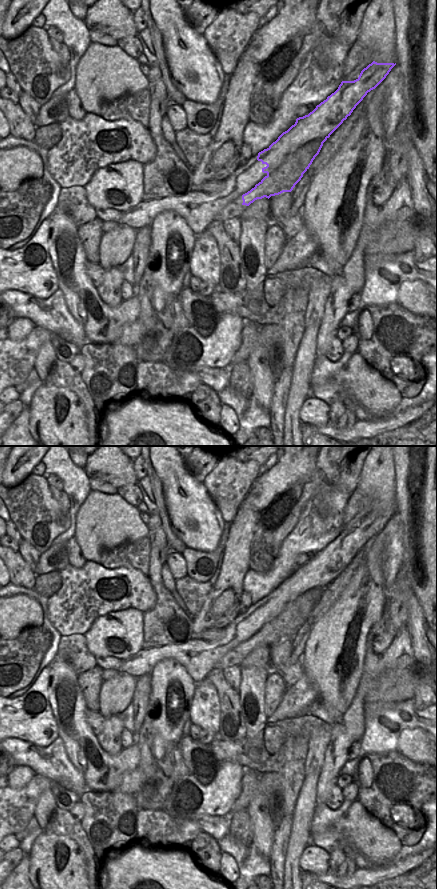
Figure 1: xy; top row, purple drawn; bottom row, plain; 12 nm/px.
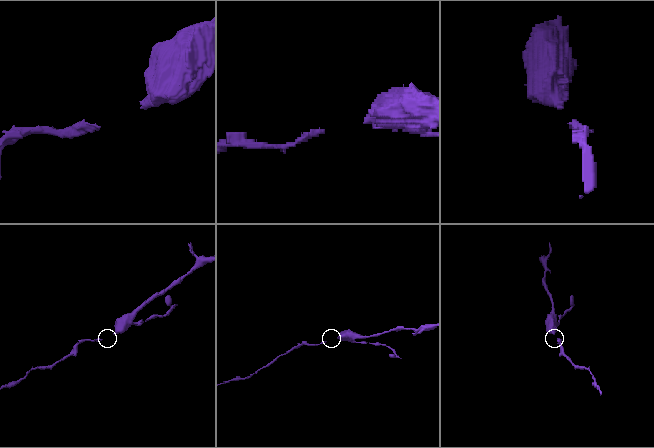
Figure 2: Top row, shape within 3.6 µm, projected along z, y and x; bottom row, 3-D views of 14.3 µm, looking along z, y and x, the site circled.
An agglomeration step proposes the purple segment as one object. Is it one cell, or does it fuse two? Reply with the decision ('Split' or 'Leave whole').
Split.

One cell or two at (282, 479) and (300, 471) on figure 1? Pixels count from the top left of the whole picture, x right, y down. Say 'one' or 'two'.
one

